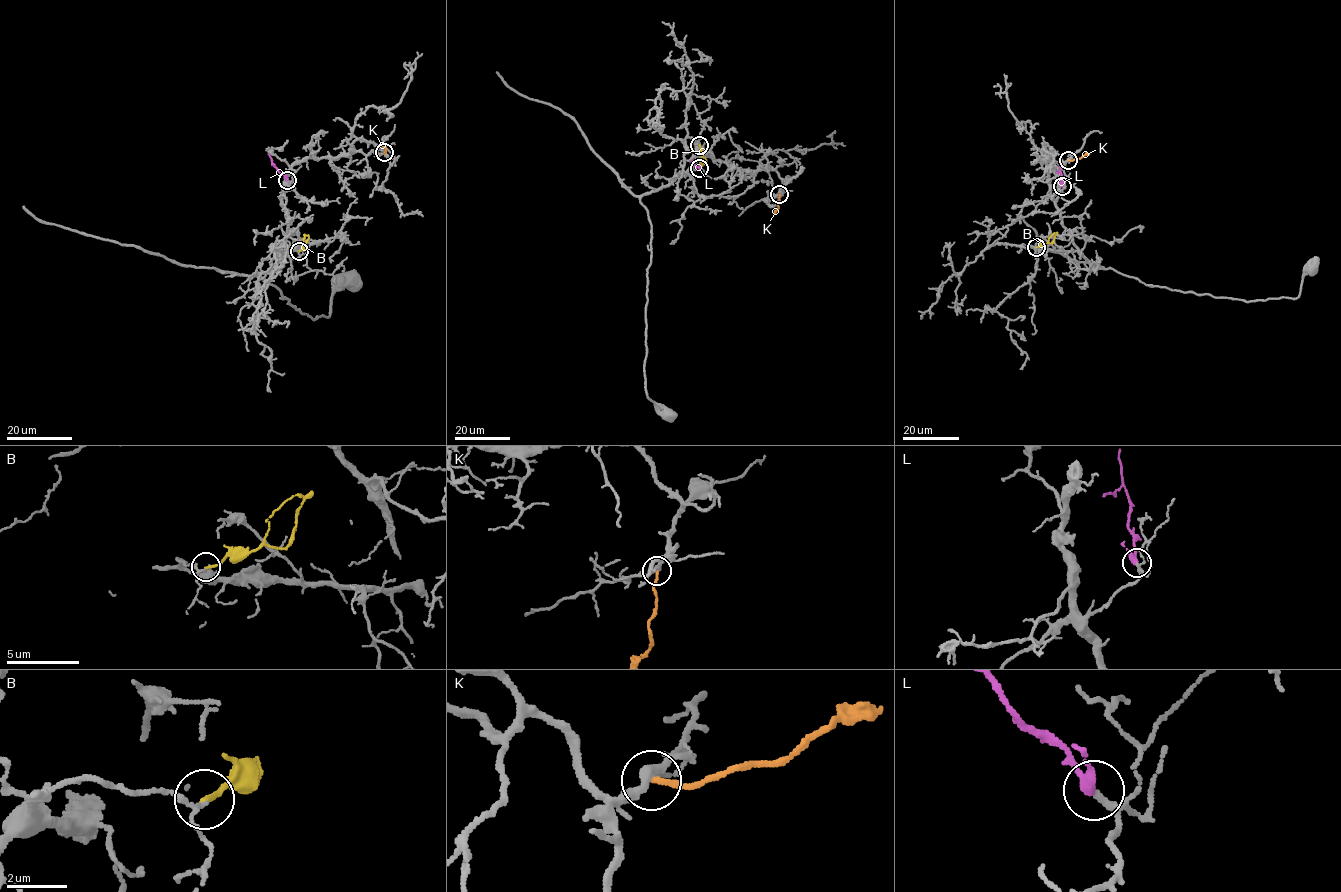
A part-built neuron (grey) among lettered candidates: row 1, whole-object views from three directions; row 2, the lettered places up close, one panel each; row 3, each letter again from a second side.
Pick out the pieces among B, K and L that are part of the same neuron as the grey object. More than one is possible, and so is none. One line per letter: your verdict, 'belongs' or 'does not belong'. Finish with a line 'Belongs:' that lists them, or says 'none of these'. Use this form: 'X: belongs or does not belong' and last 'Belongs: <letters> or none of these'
B: does not belong
K: does not belong
L: belongs
Belongs: L

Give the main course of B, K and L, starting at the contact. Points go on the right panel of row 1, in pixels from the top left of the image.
B: (1036, 247), (1051, 243), (1057, 232)
K: (1068, 160), (1089, 153)
L: (1062, 186), (1059, 163)

